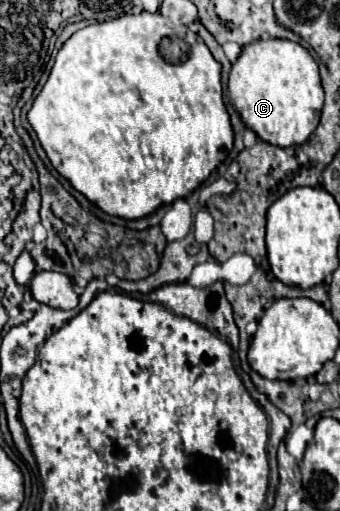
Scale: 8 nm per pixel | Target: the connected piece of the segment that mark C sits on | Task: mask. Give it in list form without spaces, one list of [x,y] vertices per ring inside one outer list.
[[[274,38],[274,40],[258,40],[242,48],[240,58],[236,60],[236,64],[232,64],[230,70],[228,98],[236,108],[236,112],[240,114],[246,128],[250,128],[260,140],[272,146],[288,148],[288,146],[304,144],[310,138],[310,134],[316,130],[320,120],[320,110],[324,104],[324,90],[320,84],[318,64],[310,56],[310,52],[296,42]]]

